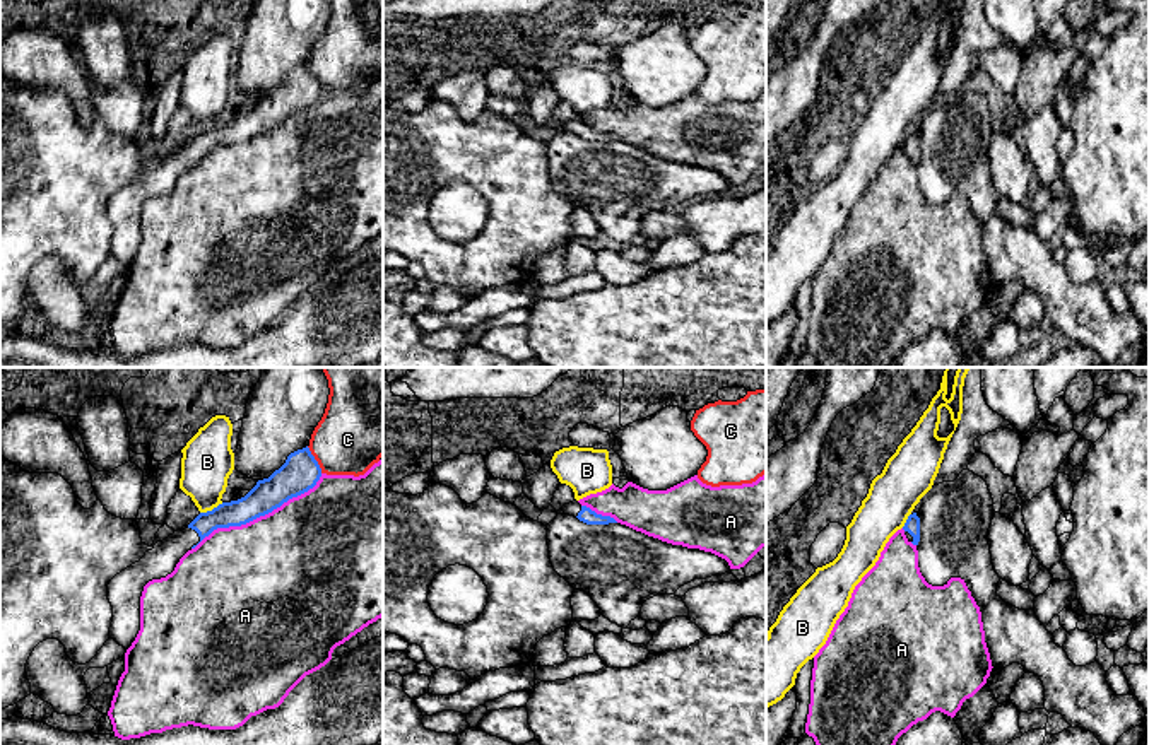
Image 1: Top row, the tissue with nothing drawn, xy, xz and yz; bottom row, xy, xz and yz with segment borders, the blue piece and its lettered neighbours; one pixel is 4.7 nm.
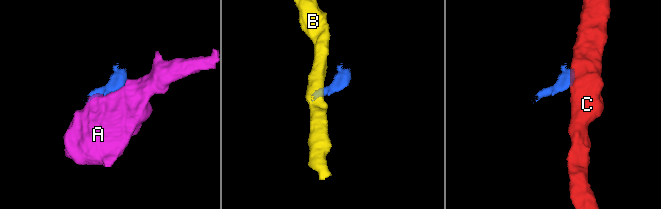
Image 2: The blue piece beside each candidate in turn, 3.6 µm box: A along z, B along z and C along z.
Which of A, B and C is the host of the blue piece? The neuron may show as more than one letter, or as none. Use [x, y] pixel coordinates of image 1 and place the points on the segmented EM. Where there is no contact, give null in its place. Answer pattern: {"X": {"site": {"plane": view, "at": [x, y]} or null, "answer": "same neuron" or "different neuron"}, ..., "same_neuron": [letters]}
{"A": {"site": {"plane": "xy", "at": [259, 516]}, "answer": "different neuron"}, "B": {"site": {"plane": "xy", "at": [212, 510]}, "answer": "different neuron"}, "C": {"site": {"plane": "xy", "at": [315, 460]}, "answer": "different neuron"}, "same_neuron": []}

